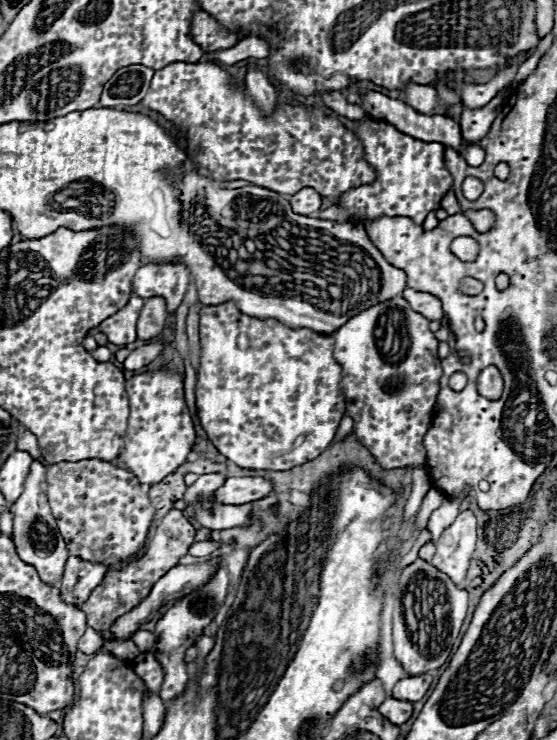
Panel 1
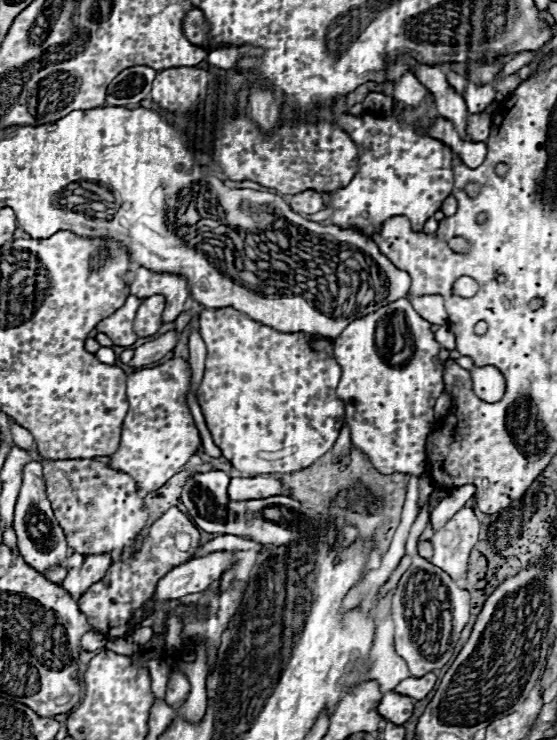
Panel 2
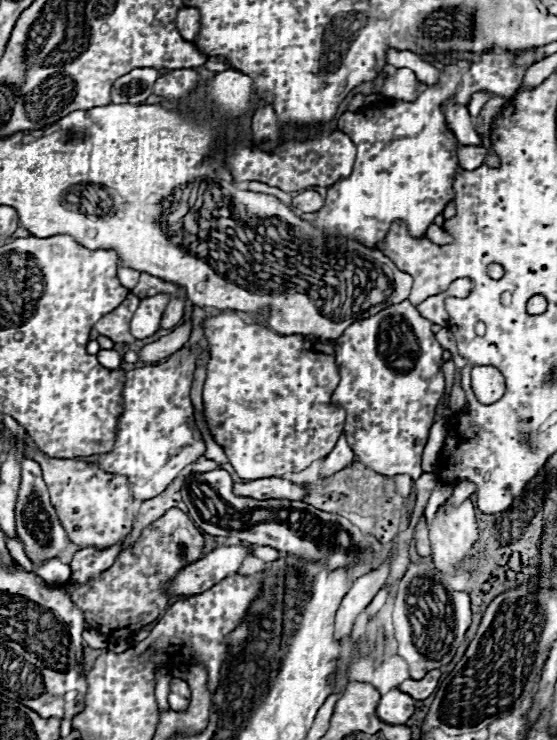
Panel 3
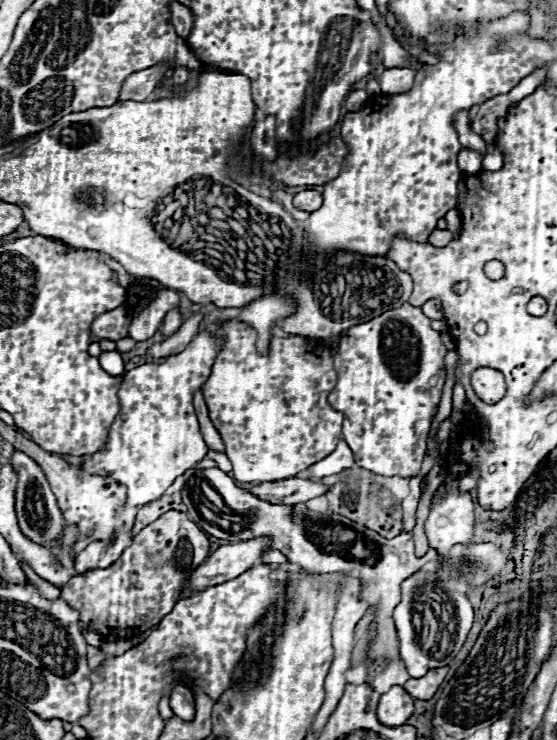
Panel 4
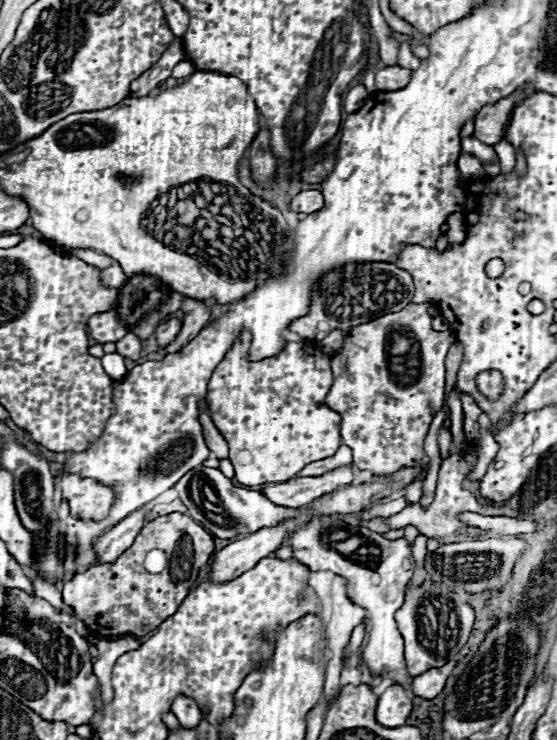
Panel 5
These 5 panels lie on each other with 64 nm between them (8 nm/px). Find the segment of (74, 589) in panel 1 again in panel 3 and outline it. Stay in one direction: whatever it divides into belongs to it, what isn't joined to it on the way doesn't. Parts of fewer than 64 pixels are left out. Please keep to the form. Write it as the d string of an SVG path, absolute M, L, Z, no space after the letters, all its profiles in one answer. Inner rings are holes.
M114 544L112 548L82 548L74 554L70 568L72 568L72 576L70 582L76 584L84 584L88 578L98 576L100 572L108 570L114 560L118 558L122 550L122 544Z

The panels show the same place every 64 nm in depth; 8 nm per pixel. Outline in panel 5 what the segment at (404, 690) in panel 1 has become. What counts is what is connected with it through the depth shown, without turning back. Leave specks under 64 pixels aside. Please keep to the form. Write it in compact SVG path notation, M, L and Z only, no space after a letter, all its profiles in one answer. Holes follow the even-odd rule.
M450 660L448 664L444 664L444 668L430 668L428 672L416 676L414 682L412 682L414 694L420 696L420 698L426 698L426 700L436 698L444 690L446 680L452 674L452 670L454 670L456 664L458 664L456 660Z

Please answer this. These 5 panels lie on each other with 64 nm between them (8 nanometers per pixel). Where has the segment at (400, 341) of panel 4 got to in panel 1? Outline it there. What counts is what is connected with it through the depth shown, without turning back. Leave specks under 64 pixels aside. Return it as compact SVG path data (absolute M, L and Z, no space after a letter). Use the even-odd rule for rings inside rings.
M398 296L350 318L334 334L334 340L334 358L342 366L340 390L346 396L346 414L354 420L352 434L356 436L356 440L360 440L372 452L372 456L384 470L422 466L426 462L422 440L432 422L442 376L442 366L438 366L440 360L436 356L440 342L430 332L428 320L422 314L414 312L410 304L402 296Z

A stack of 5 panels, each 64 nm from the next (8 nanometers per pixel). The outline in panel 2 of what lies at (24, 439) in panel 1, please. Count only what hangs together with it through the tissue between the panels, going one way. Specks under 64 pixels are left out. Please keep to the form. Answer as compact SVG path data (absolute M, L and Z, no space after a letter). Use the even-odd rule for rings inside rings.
M12 422L12 438L14 438L16 446L20 446L22 450L36 450L36 442L34 442L32 434L26 428L18 426L16 422Z

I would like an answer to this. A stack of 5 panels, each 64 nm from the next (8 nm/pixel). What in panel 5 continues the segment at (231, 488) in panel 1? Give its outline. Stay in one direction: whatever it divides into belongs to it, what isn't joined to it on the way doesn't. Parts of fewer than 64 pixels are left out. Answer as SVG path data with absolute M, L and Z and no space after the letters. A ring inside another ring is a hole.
M344 466L344 468L334 468L332 472L326 472L322 476L292 478L280 484L266 484L262 494L276 506L300 508L308 506L322 494L334 492L338 486L350 484L352 480L354 480L354 466Z

